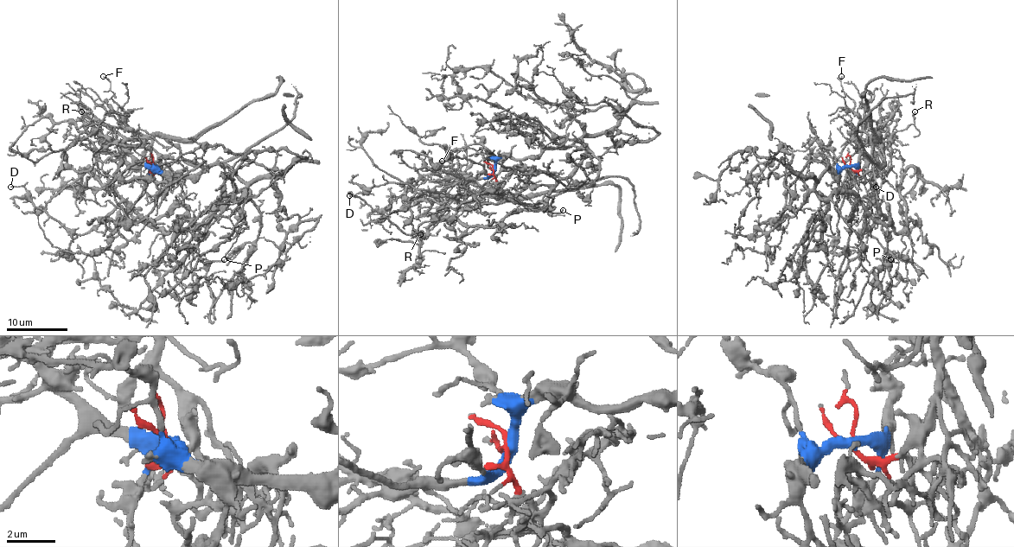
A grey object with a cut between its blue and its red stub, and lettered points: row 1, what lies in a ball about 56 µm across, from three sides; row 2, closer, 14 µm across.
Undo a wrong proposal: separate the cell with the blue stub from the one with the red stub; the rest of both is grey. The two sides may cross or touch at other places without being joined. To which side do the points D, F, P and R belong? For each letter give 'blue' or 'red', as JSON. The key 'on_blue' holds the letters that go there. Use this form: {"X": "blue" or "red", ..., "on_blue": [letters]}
{"D": "blue", "F": "red", "P": "blue", "R": "red", "on_blue": ["D", "P"]}

